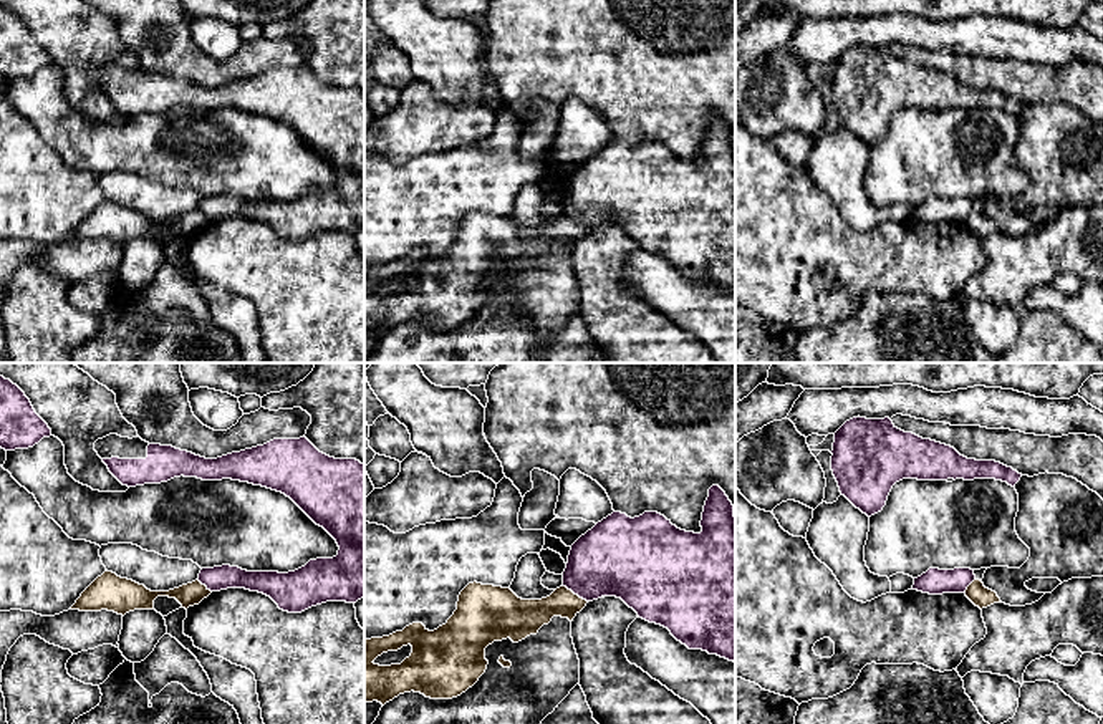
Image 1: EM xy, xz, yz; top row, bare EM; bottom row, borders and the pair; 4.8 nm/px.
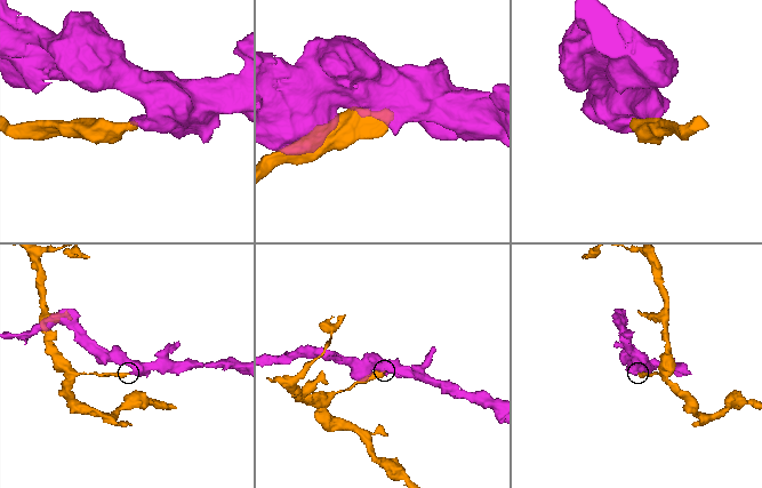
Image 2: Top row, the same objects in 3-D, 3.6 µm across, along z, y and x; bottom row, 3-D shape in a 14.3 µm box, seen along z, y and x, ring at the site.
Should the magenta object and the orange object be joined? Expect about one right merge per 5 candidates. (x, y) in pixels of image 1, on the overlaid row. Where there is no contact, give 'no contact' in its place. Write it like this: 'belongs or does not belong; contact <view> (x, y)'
does not belong; contact xz (575, 593)

